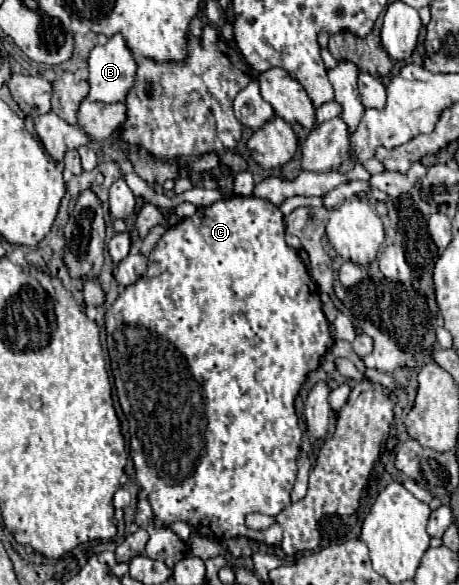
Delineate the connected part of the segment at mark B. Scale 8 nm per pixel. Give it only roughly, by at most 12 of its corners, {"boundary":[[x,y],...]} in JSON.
{"boundary":[[121,34],[89,54],[89,100],[125,102],[137,60]]}

